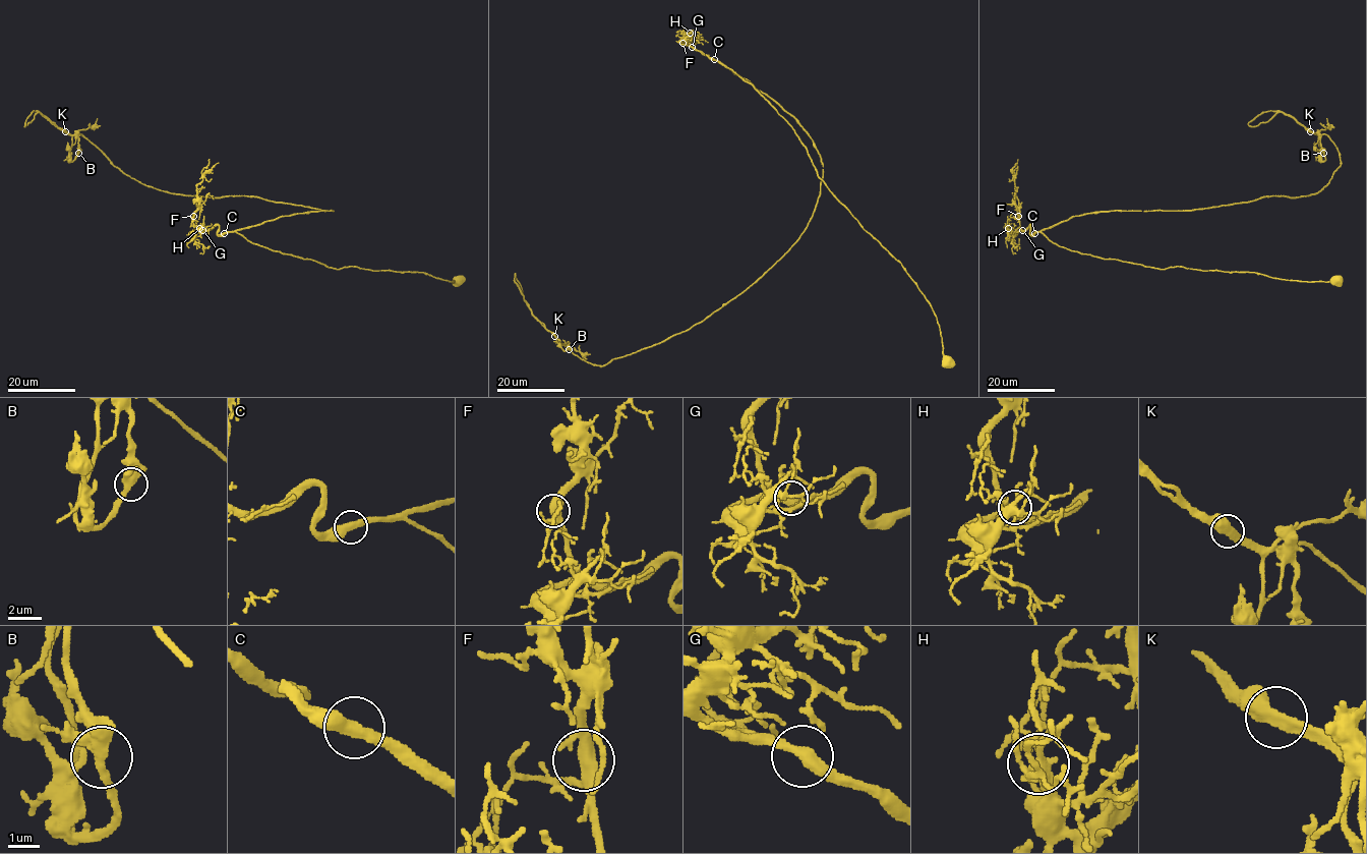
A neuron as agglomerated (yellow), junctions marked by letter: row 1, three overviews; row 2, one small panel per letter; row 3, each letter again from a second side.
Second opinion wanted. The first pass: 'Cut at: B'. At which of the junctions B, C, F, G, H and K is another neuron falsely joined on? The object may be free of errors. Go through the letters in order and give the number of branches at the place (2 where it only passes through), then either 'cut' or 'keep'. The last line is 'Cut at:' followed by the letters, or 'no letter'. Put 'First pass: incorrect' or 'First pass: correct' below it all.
B: 2 | keep
C: 2 | keep
F: 4 | keep
G: 3 | keep
H: 5 | keep
K: 2 | keep
Cut at: no letter
First pass: incorrect

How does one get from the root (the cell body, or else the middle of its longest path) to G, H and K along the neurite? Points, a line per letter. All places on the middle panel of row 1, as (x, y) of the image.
G: (948, 360), (929, 301), (902, 265), (829, 189), (818, 174), (807, 148), (792, 127), (751, 83), (692, 47)
H: (948, 360), (936, 316), (905, 269), (829, 189), (792, 127), (751, 83), (685, 42), (690, 33)
K: (948, 360), (916, 283), (726, 66), (813, 143), (823, 179), (806, 230), (658, 343), (593, 365), (554, 336)

